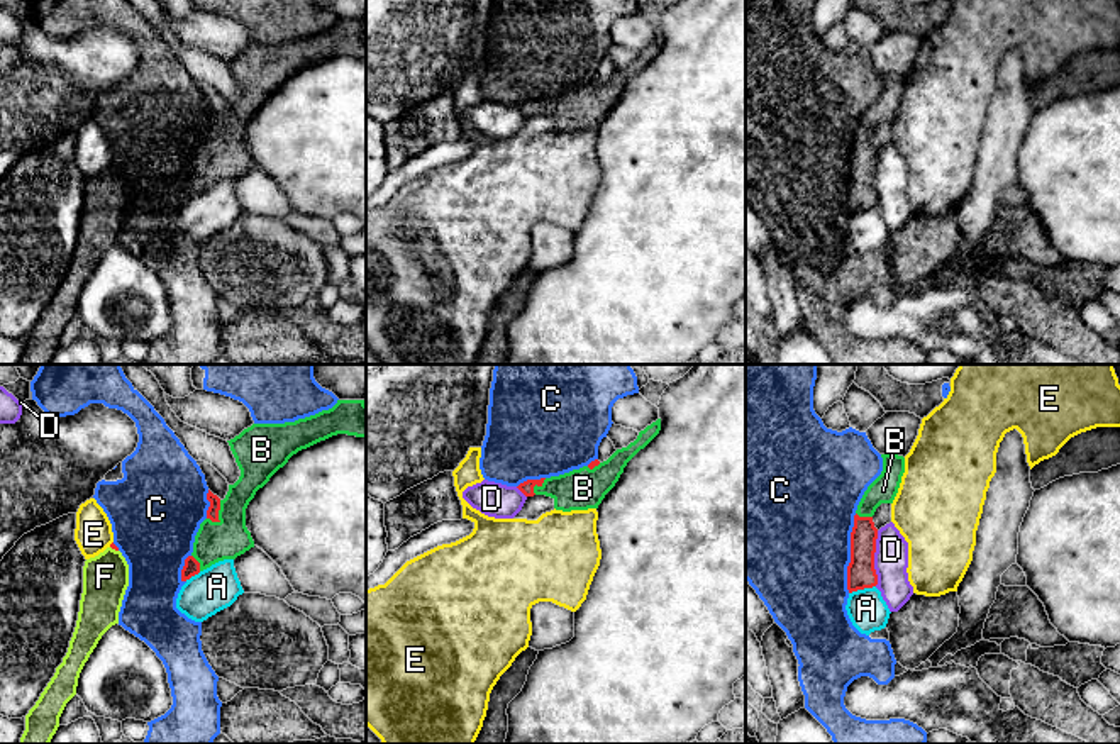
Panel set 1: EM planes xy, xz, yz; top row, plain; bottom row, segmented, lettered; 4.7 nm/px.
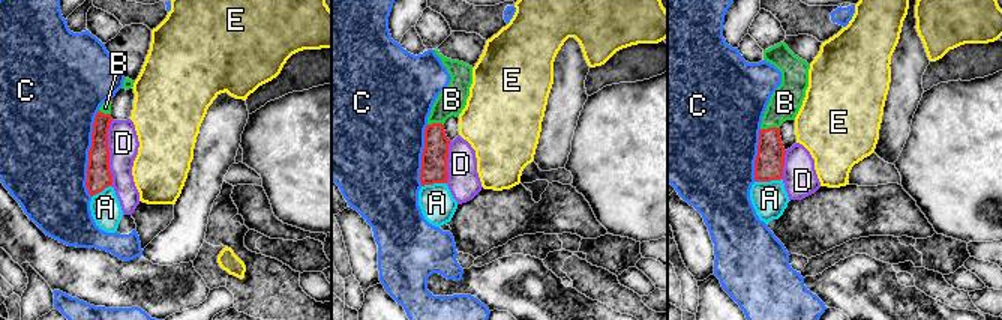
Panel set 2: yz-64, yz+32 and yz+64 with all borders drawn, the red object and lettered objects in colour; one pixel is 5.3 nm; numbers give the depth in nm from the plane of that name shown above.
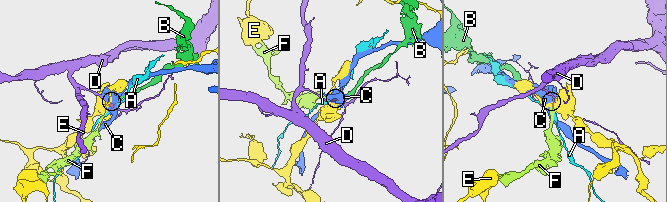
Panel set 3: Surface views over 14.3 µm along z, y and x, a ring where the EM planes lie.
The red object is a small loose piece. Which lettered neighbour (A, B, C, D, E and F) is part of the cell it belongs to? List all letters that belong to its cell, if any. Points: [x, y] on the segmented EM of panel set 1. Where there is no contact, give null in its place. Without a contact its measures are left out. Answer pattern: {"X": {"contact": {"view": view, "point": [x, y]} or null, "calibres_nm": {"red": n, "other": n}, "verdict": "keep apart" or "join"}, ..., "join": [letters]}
{"A": {"contact": {"view": "yz", "point": [861, 588]}, "calibres_nm": {"red": 140, "other": 190}, "verdict": "keep apart"}, "B": {"contact": {"view": "xy", "point": [217, 512]}, "calibres_nm": {"red": 60, "other": 190}, "verdict": "join"}, "C": {"contact": {"view": "yz", "point": [851, 553]}, "calibres_nm": {"red": 140, "other": 500}, "verdict": "keep apart"}, "D": {"contact": {"view": "yz", "point": [873, 558]}, "calibres_nm": {"red": 140, "other": 160}, "verdict": "keep apart"}, "E": {"contact": {"view": "xy", "point": [110, 544]}, "calibres_nm": {"red": 20, "other": 180}, "verdict": "keep apart"}, "F": {"contact": {"view": "xy", "point": [114, 548]}, "calibres_nm": {"red": 20, "other": 220}, "verdict": "join"}, "join": ["B", "F"]}

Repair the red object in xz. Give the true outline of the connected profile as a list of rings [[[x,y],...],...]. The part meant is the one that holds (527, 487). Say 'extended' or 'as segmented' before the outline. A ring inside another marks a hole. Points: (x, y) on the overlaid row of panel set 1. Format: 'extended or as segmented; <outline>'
extended; [[[661,419],[639,432],[627,447],[617,449],[607,461],[591,461],[588,466],[569,473],[527,480],[517,488],[525,497],[546,495],[554,500],[554,508],[563,512],[598,508],[605,495],[615,486],[627,463],[644,449],[661,430]]]

